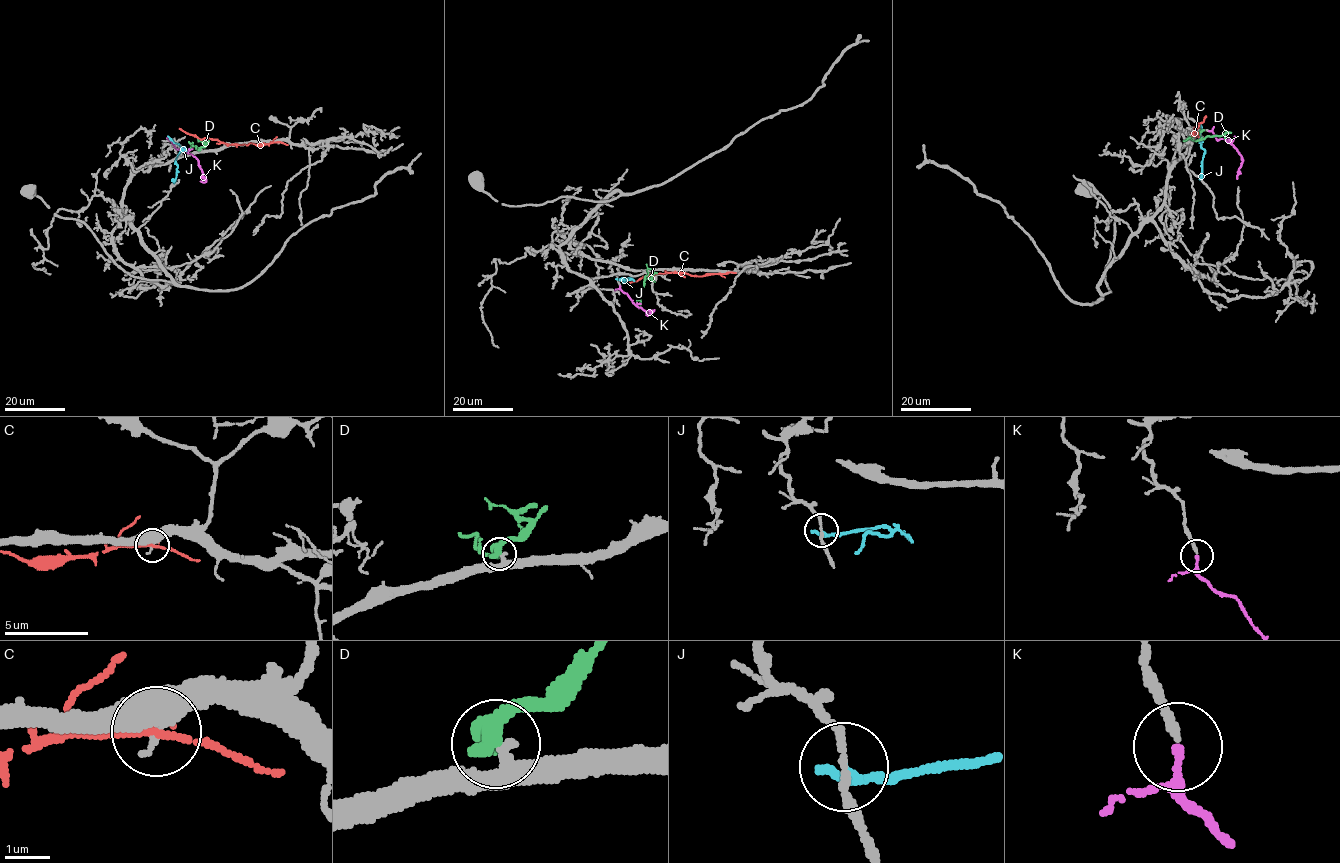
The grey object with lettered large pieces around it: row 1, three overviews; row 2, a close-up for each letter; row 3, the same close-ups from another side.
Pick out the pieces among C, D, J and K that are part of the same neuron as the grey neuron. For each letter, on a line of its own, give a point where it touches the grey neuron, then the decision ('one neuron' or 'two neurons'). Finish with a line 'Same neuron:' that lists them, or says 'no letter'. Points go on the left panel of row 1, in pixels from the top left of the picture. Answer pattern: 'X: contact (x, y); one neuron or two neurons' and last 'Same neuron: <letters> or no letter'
C: contact (279, 142); two neurons
D: contact (200, 149); two neurons
J: contact (169, 139); two neurons
K: contact (172, 141); one neuron
Same neuron: K

